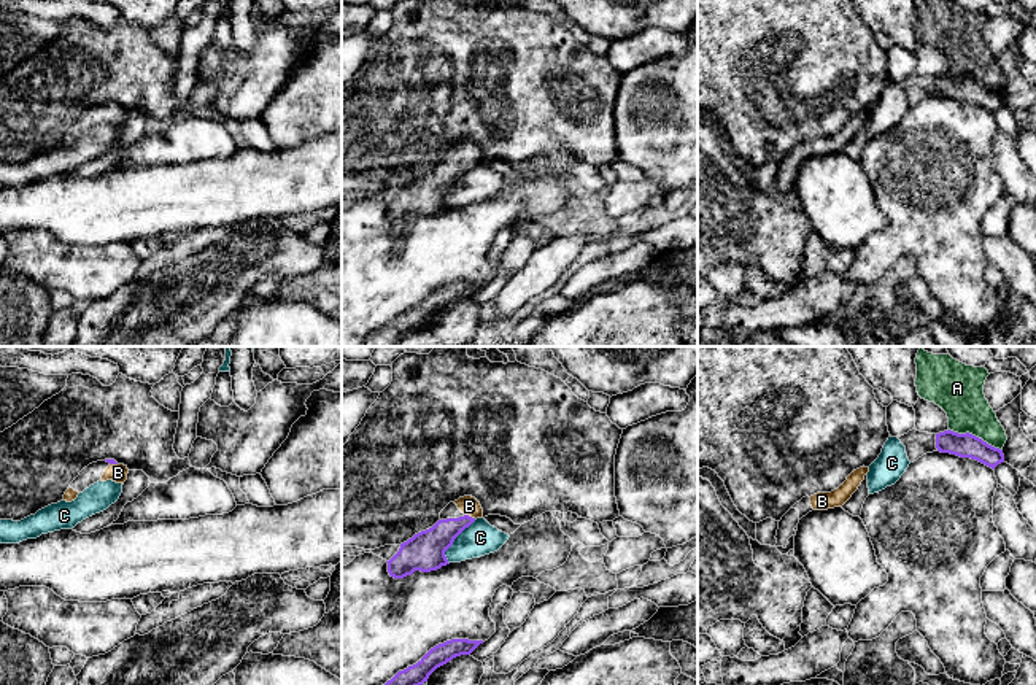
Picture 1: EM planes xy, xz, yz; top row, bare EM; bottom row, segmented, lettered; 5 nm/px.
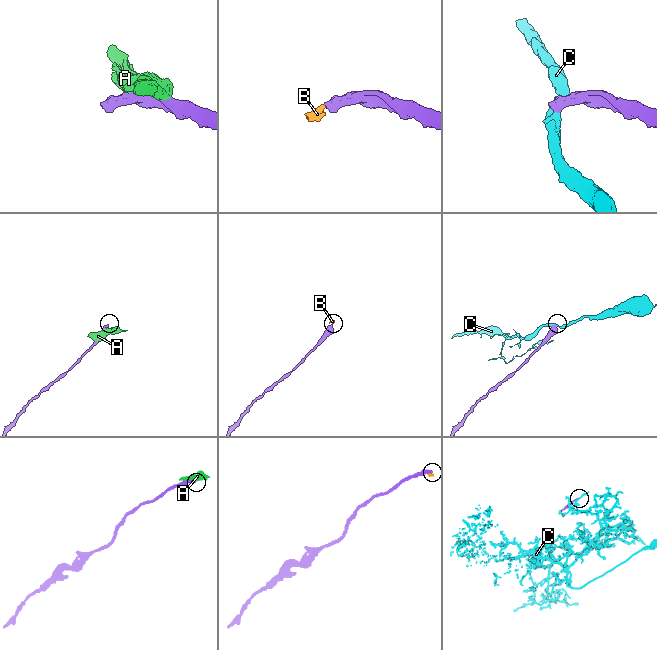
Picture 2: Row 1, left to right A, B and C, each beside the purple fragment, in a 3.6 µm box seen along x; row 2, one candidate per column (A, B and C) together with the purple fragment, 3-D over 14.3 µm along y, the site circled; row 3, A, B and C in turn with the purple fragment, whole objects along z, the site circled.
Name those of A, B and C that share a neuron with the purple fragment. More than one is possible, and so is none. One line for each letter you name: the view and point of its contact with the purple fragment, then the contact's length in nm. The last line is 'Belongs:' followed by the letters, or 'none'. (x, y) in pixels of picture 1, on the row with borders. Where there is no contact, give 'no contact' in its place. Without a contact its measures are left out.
B: contact xz (471, 517); length 70 nm
Belongs: B

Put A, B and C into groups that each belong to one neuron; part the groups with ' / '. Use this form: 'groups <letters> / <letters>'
groups A / B / C

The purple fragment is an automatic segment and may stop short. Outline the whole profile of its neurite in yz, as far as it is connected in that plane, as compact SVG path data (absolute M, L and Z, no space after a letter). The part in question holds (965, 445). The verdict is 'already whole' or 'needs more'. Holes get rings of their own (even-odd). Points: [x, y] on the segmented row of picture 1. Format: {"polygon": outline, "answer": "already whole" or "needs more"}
{"polygon": "M950 429L939 432L936 434L936 448L941 453L976 459L992 469L1004 462L1003 450L988 445L969 432L958 434Z", "answer": "already whole"}

